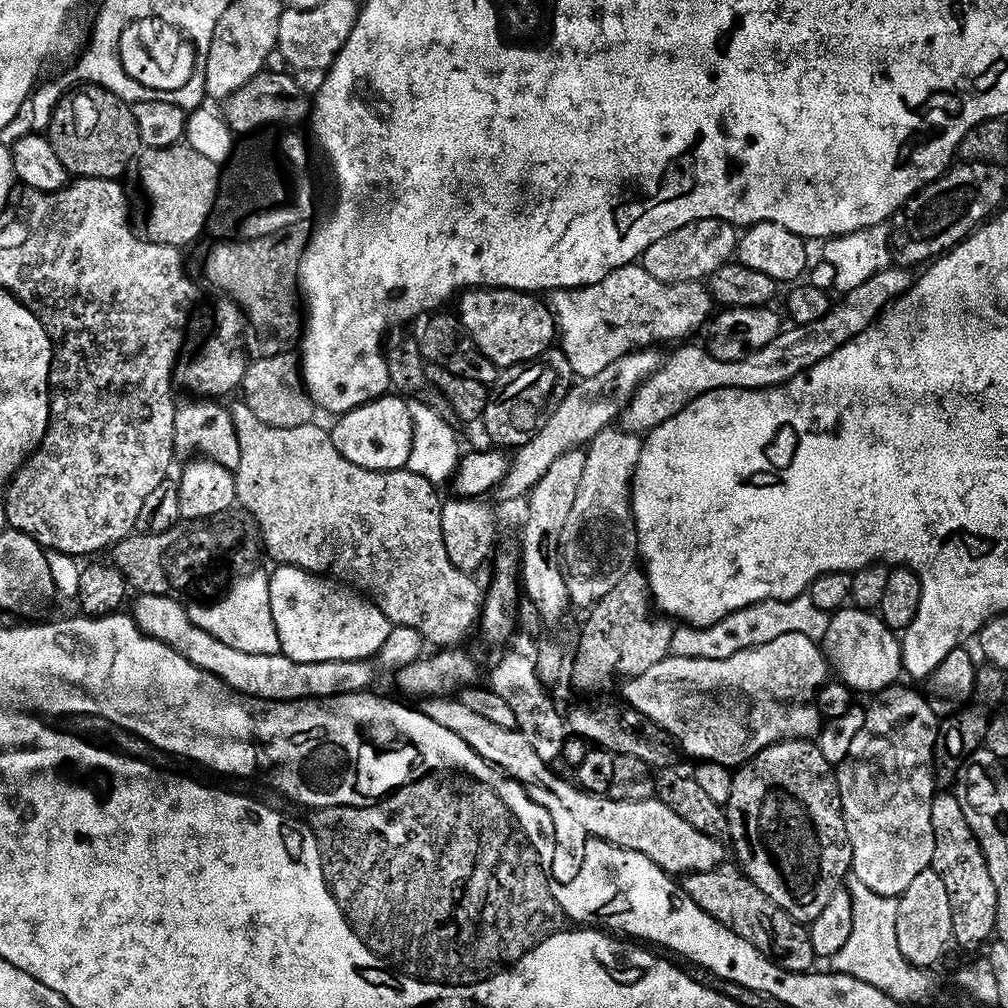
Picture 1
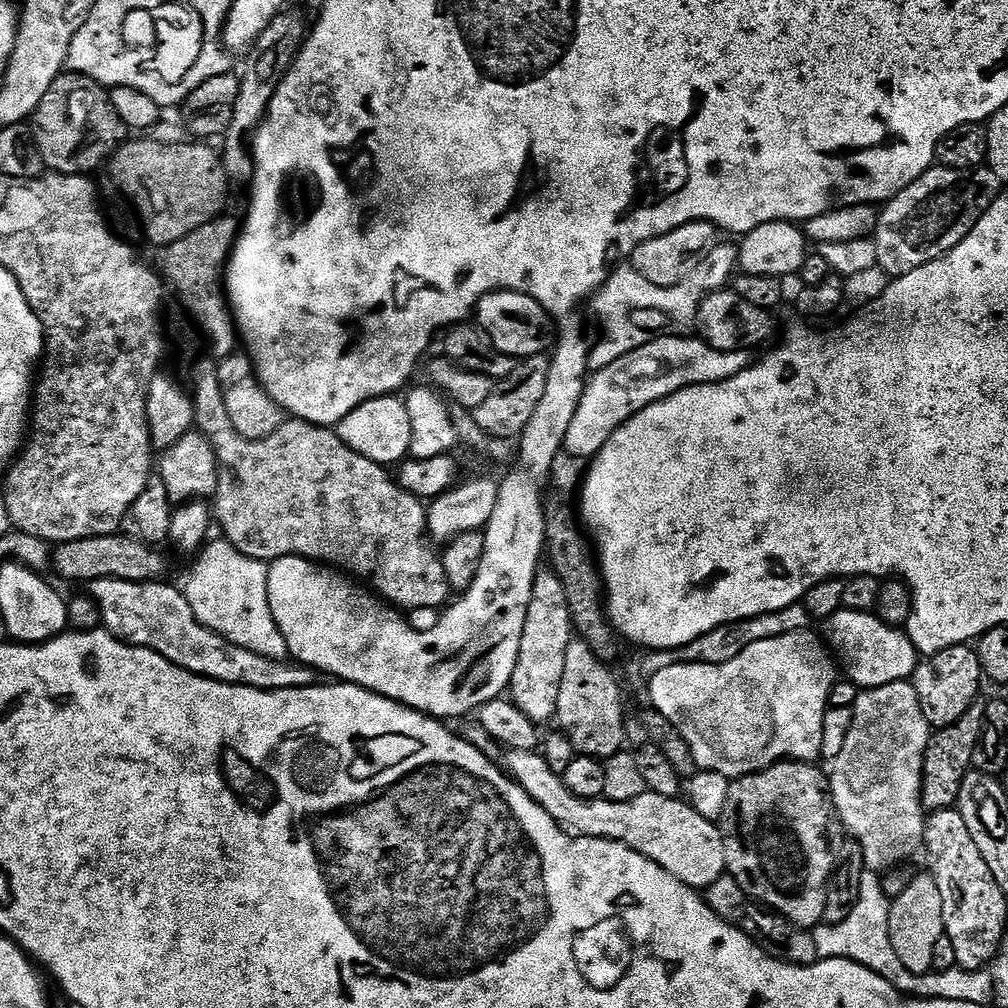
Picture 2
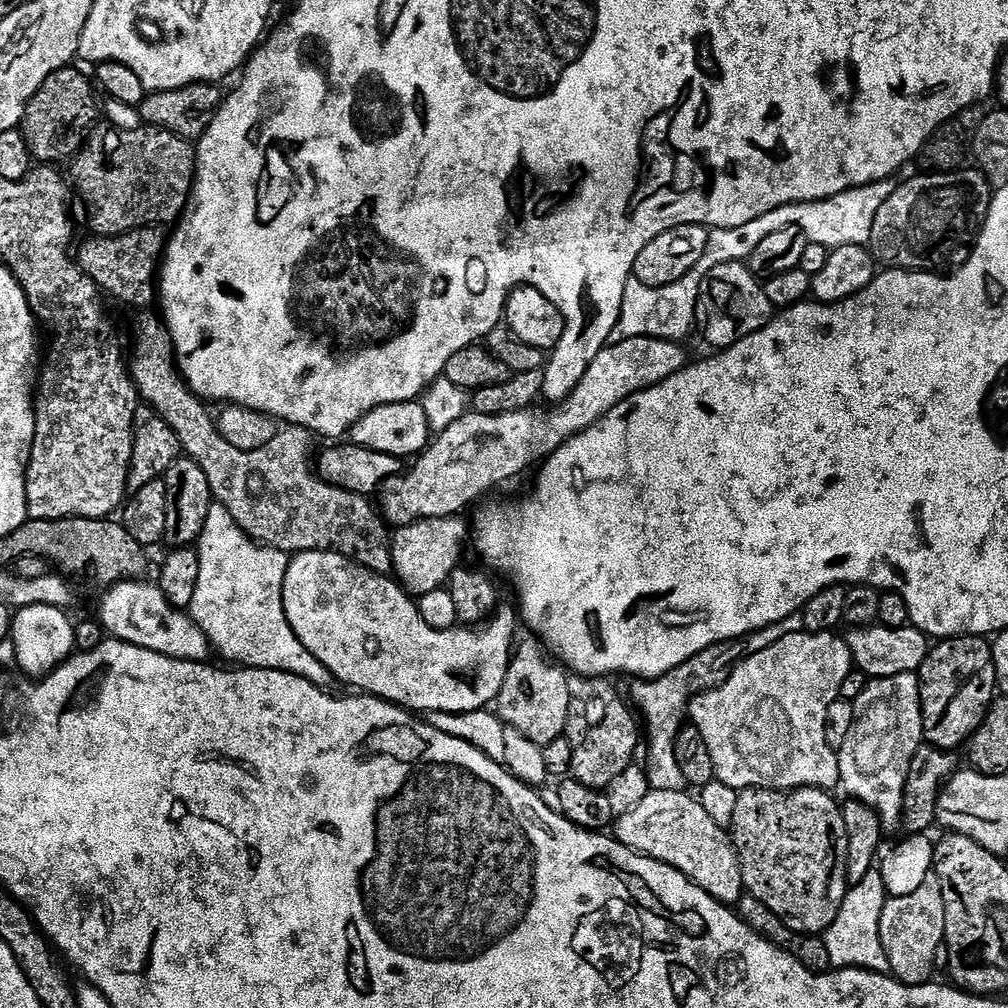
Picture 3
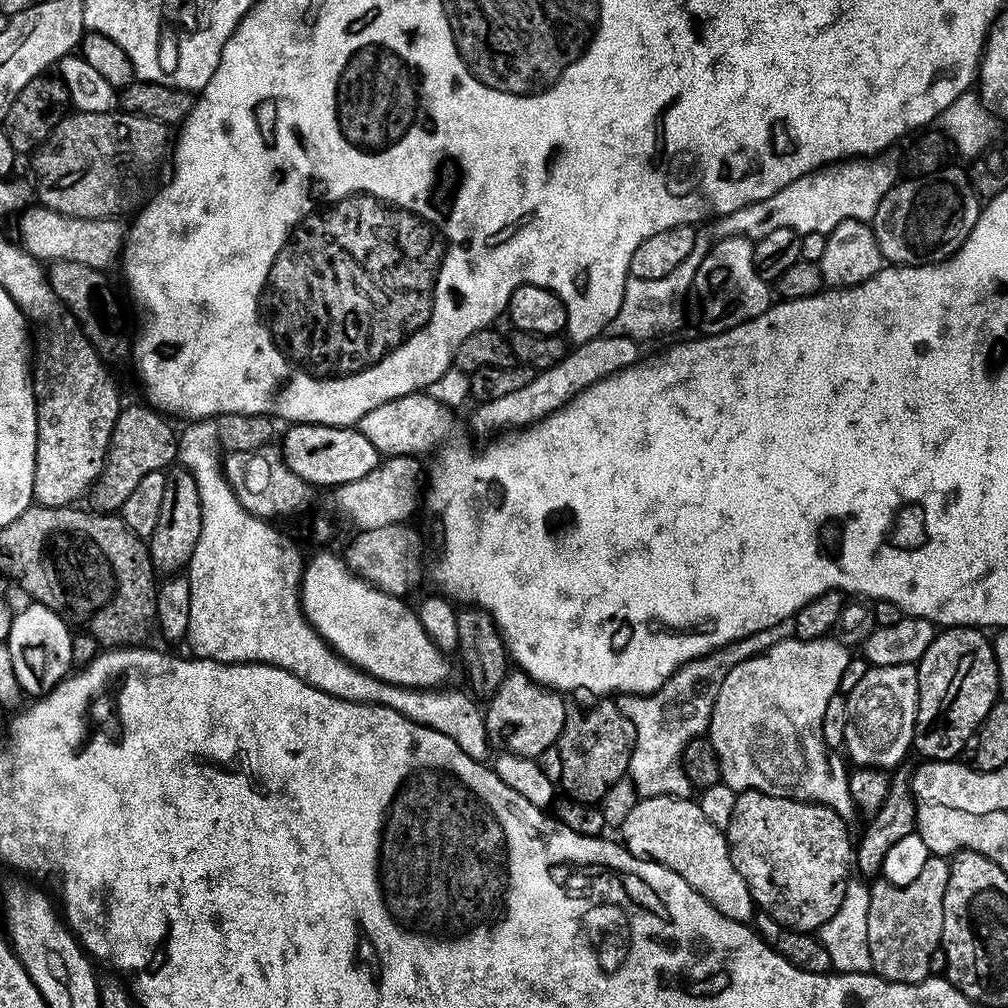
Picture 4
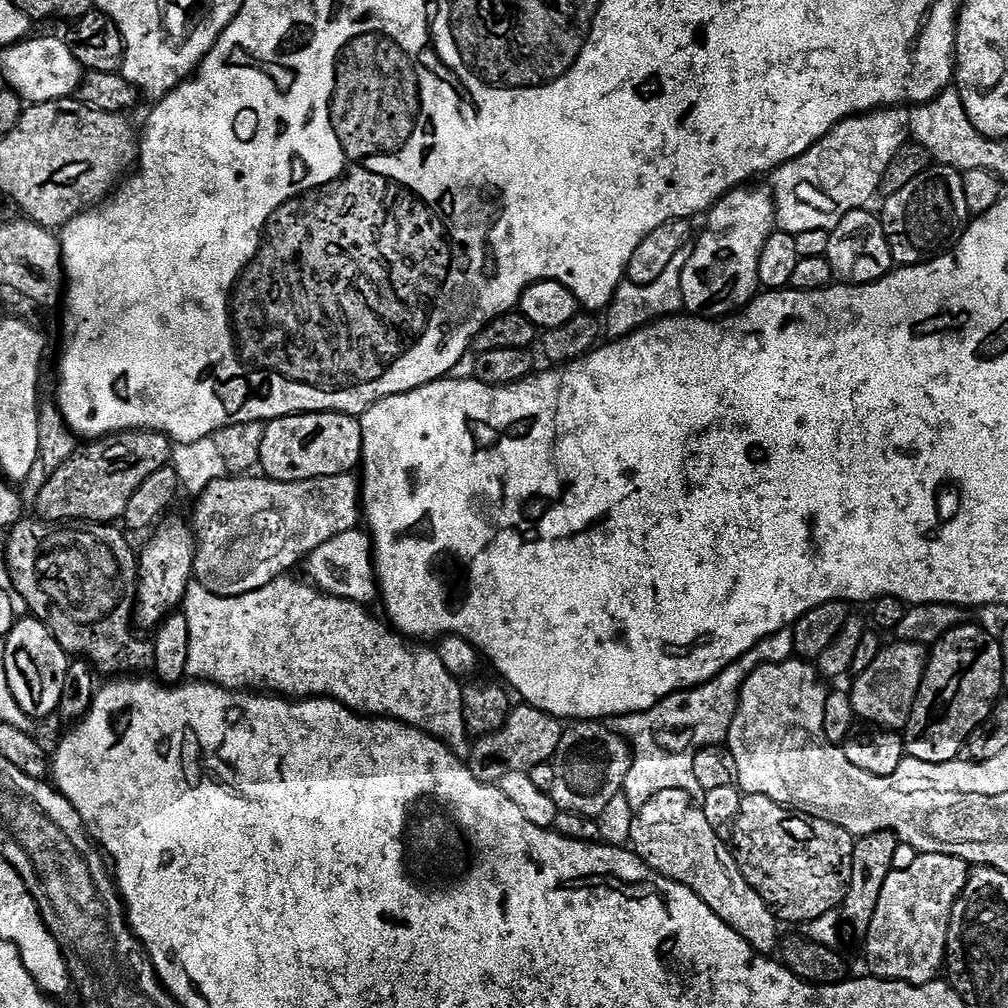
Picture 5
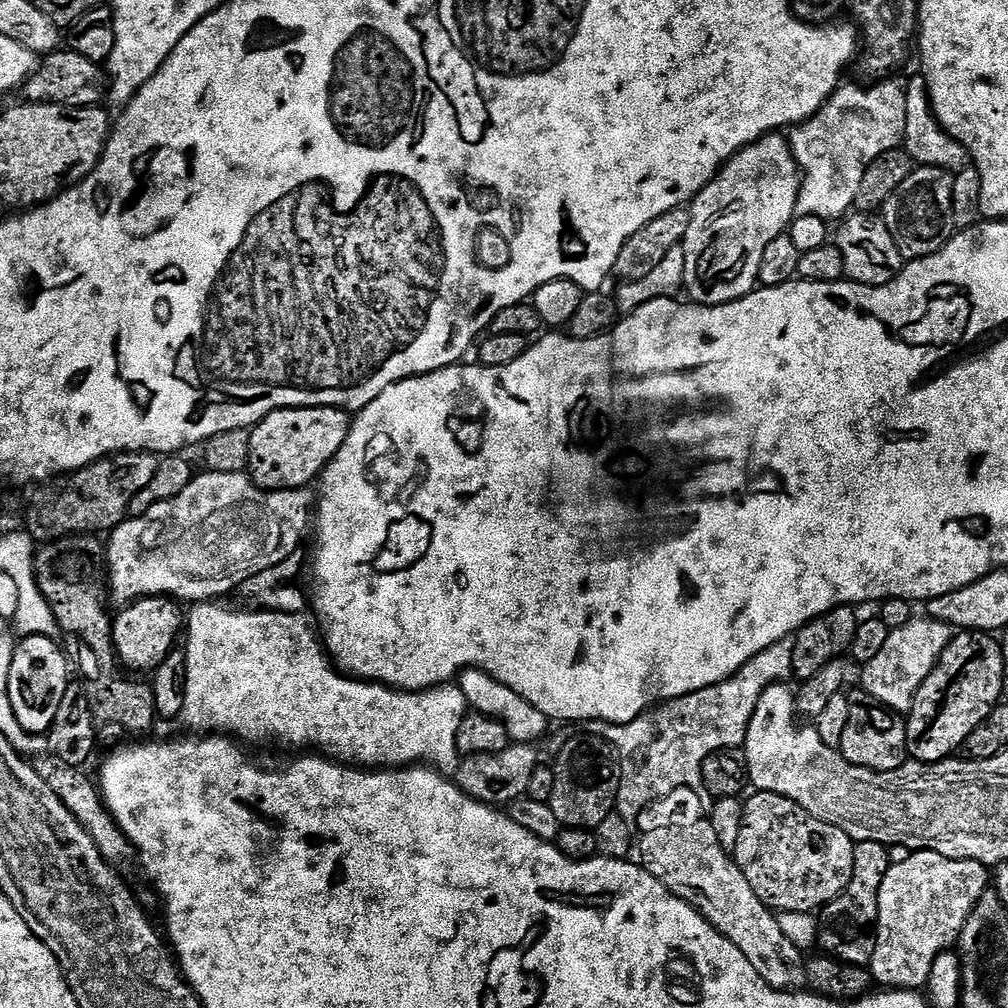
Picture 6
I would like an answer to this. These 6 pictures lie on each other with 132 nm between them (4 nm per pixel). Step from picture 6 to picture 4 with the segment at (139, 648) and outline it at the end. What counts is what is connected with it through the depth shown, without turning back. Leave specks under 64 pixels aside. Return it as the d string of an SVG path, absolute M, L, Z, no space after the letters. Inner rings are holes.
M182 466L167 473L166 499L162 501L162 515L158 518L158 530L150 541L152 565L157 573L172 578L183 573L198 550L198 538L202 538L202 498L198 494L198 482Z

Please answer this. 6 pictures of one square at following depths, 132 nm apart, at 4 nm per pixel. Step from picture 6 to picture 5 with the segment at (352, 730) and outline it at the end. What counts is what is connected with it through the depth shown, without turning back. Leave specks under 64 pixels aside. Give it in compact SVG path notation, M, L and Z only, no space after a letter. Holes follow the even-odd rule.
M288 574L279 576L274 582L241 596L219 596L201 584L189 584L182 605L186 622L190 622L188 676L193 681L216 684L220 688L267 690L285 698L336 700L365 716L400 720L429 732L459 760L467 761L472 744L462 714L464 689L461 681L442 666L439 651L407 648L395 631L384 629L368 617L369 609L365 605L328 596L311 583L292 578Z

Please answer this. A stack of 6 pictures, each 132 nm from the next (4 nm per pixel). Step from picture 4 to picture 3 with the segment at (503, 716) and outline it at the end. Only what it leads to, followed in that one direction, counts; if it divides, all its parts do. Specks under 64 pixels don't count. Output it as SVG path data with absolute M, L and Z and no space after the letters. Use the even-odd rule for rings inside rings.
M521 639L515 645L512 660L506 670L506 678L502 682L502 690L494 701L494 712L507 727L526 734L530 742L549 746L548 744L564 736L570 710L570 676L549 655L539 639L527 639Z

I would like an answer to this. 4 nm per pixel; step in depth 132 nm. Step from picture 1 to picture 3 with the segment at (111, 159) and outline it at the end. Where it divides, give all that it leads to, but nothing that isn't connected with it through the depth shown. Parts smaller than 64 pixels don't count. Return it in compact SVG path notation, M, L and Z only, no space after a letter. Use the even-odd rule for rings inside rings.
M72 66L61 68L56 75L45 80L24 109L22 131L28 148L37 161L52 162L64 140L64 132L70 131L72 123L92 104L93 81L88 81L82 73L75 72L74 69Z

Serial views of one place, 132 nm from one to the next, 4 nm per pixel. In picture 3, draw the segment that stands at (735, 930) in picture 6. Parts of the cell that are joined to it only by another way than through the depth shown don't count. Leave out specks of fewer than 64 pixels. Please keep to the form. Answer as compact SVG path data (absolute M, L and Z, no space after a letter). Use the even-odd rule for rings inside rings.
M684 790L649 791L648 796L642 798L629 813L622 814L615 821L615 839L633 852L669 864L721 904L735 905L745 891L736 849L732 847L725 829L706 814L699 799L686 793Z

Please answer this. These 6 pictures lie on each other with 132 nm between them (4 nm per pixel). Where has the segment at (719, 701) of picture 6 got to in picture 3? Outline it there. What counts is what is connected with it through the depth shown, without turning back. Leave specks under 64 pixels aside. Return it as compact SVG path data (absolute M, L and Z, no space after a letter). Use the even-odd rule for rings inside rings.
M799 615L786 618L780 624L763 628L761 632L739 640L723 640L721 644L710 646L698 654L694 654L686 662L682 662L674 670L656 677L654 680L641 679L632 688L631 703L636 703L635 711L644 715L644 724L648 727L648 786L651 791L670 790L679 792L685 787L682 770L678 770L678 758L674 758L674 742L686 720L686 709L693 696L710 688L717 688L732 673L733 667L745 656L773 644L790 632L799 632L802 621Z

